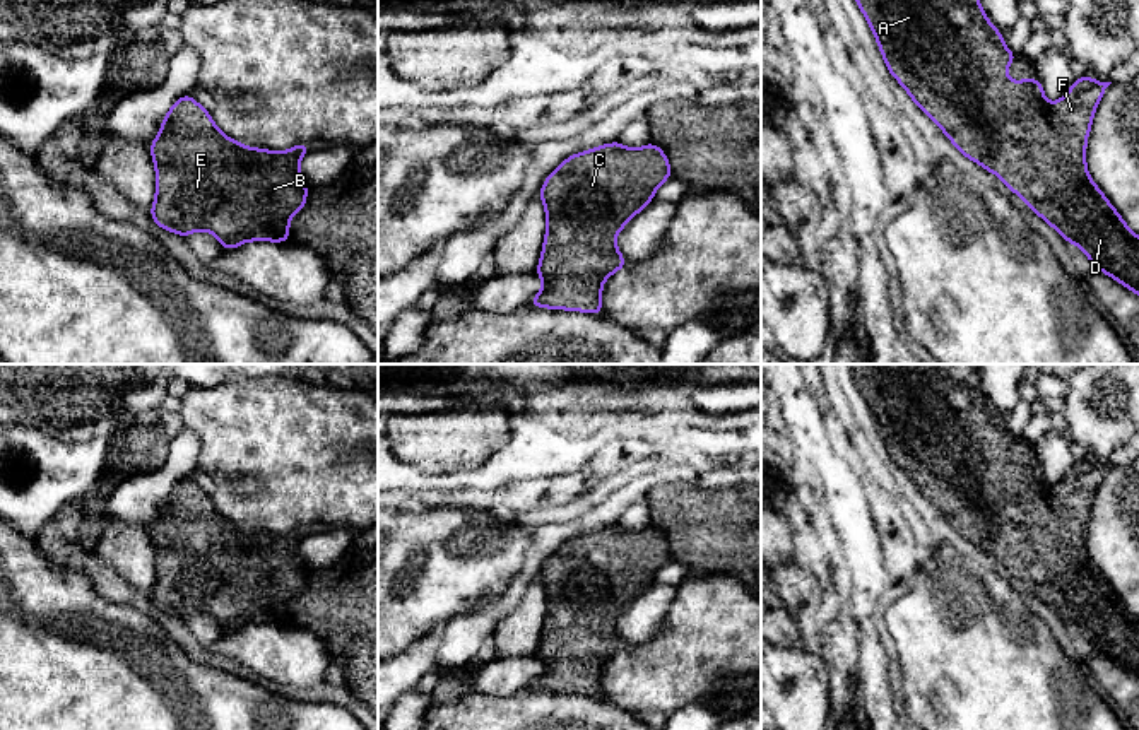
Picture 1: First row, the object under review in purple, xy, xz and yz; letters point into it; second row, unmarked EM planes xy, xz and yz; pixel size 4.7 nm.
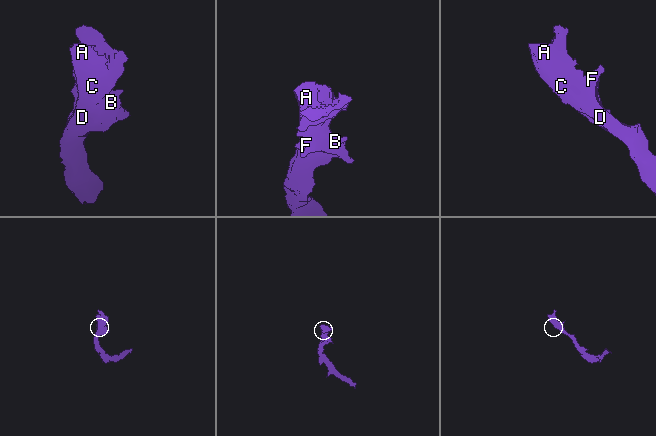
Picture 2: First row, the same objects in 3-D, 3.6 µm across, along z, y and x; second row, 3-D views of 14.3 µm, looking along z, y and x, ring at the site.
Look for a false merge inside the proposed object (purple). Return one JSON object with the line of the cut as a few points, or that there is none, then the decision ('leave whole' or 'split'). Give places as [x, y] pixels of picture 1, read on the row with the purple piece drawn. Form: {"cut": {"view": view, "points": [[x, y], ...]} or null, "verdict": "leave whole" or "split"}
{"cut": null, "verdict": "leave whole"}

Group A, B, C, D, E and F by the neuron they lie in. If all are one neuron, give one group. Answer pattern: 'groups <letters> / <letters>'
groups A B C D E F

